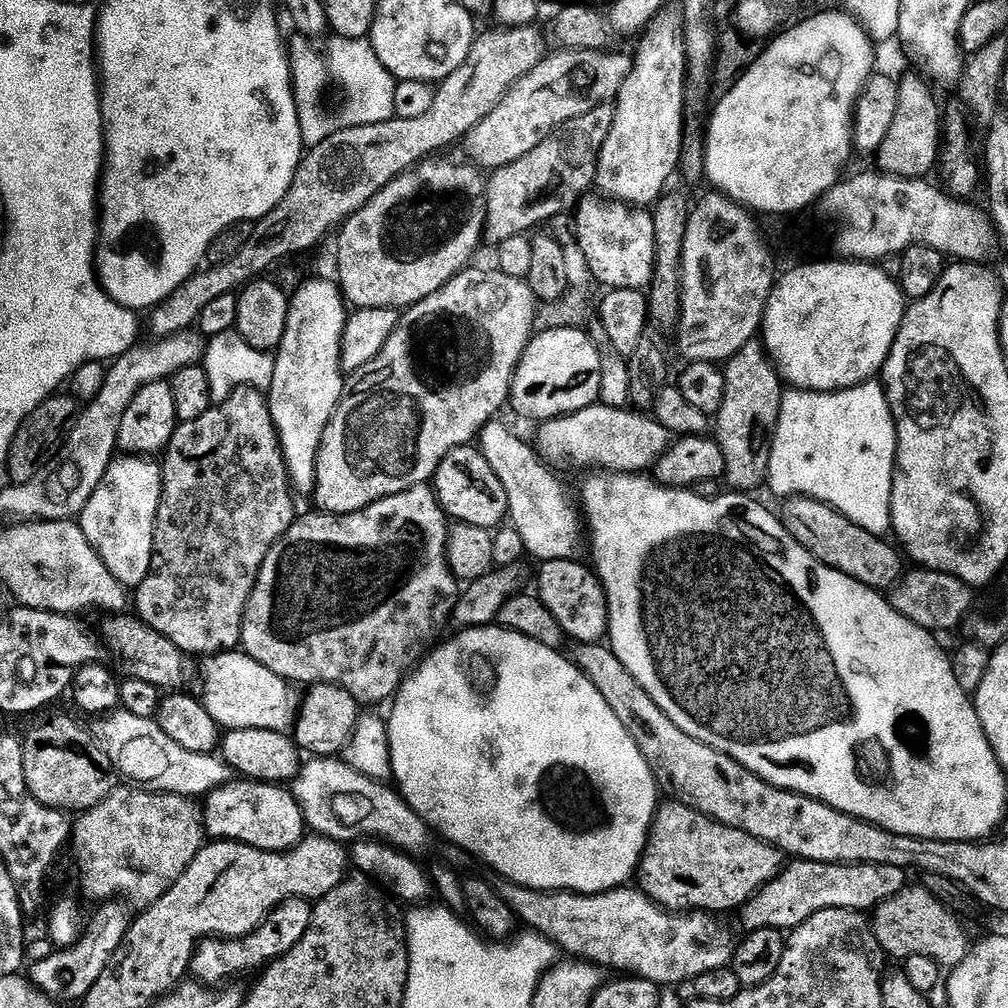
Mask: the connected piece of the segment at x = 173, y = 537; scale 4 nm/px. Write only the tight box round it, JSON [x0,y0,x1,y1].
[134,387,297,658]

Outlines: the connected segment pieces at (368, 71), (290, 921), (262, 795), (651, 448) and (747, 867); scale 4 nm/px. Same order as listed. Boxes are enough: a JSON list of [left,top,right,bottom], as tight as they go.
[[328,39,396,124],[191,896,313,986],[203,778,306,852],[534,402,670,474],[638,798,782,914]]

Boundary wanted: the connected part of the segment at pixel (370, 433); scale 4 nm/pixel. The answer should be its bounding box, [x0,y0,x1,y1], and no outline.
[314,396,419,516]

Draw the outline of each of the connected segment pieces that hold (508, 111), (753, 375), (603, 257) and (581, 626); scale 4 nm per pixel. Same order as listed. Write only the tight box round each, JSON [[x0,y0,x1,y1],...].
[[472,50,633,170],[714,339,784,494],[574,195,656,290],[536,560,608,644]]

